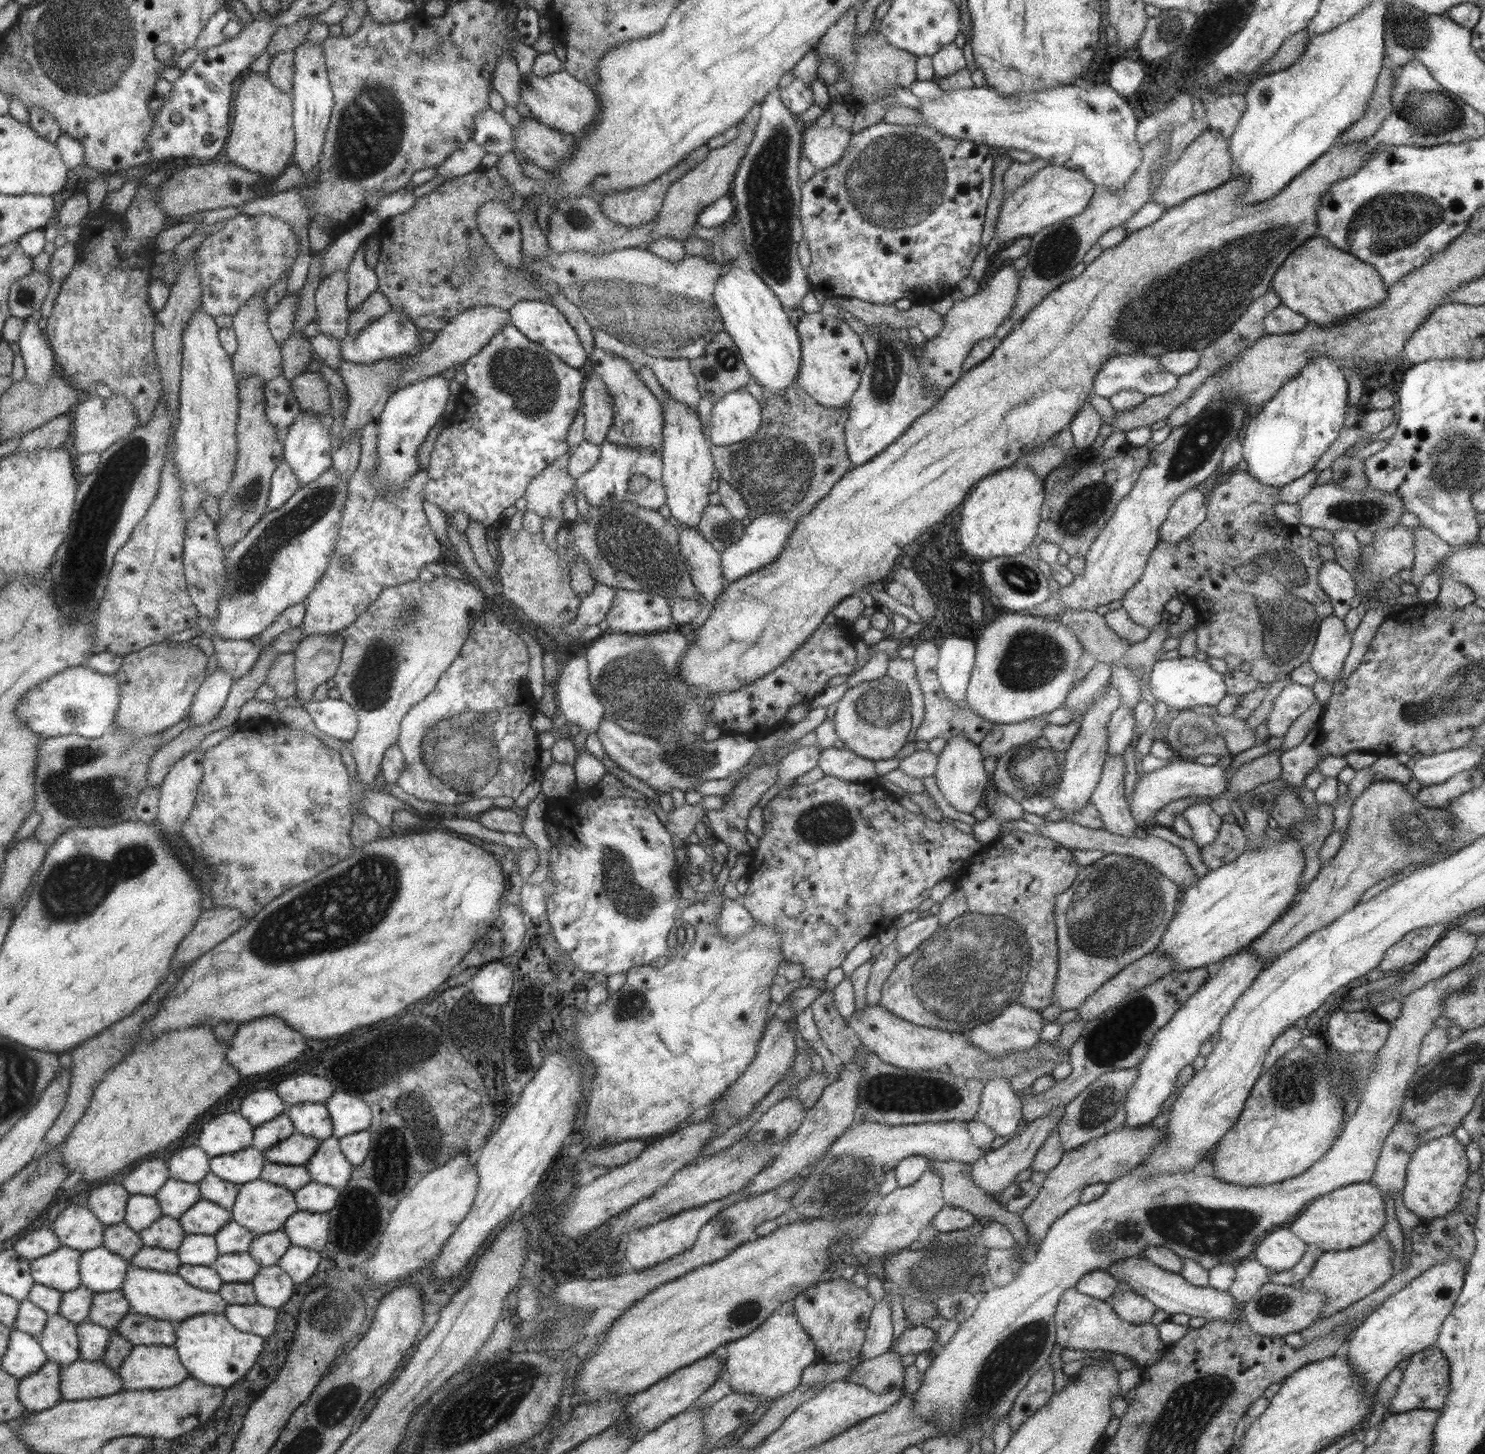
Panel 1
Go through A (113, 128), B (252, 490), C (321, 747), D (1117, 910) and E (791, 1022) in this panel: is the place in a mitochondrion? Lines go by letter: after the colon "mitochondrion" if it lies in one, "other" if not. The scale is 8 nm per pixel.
A: other
B: mitochondrion
C: other
D: mitochondrion
E: other

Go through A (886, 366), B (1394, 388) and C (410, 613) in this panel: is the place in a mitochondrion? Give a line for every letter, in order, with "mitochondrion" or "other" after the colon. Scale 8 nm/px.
A: mitochondrion
B: other
C: mitochondrion

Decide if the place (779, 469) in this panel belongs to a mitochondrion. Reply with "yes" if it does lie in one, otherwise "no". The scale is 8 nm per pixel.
yes

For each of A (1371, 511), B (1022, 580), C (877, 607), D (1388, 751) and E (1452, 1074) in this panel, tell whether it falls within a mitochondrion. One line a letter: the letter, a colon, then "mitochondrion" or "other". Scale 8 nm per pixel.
A: mitochondrion
B: mitochondrion
C: other
D: other
E: mitochondrion

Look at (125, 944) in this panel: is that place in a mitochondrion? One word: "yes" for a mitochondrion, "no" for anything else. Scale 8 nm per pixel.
no

